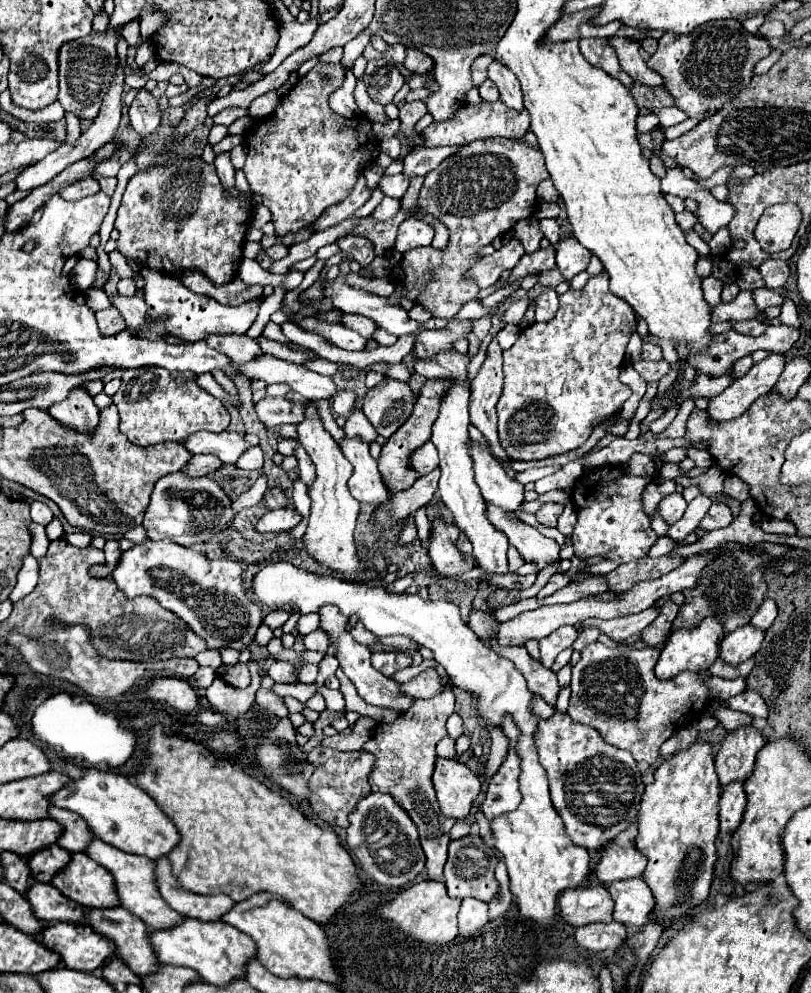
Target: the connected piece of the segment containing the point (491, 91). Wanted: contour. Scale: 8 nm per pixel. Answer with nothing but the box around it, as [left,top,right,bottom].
[479,80,499,102]

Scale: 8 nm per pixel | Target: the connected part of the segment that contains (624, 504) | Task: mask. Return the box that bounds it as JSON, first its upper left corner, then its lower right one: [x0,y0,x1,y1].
[571,466,657,564]

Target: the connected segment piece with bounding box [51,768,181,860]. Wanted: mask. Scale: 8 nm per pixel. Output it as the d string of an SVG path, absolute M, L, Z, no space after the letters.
M89 768L85 770L81 780L73 780L67 788L53 794L51 802L59 808L83 816L97 838L129 854L139 854L149 860L159 860L161 856L167 856L181 842L175 824L155 804L155 800L139 786L131 784L125 776L119 776L115 772L101 772Z

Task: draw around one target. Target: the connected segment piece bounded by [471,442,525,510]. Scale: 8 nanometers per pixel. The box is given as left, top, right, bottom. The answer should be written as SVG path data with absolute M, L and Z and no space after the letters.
M471 444L471 460L475 464L475 482L487 502L505 510L521 506L525 492L523 484L509 478L483 444Z

